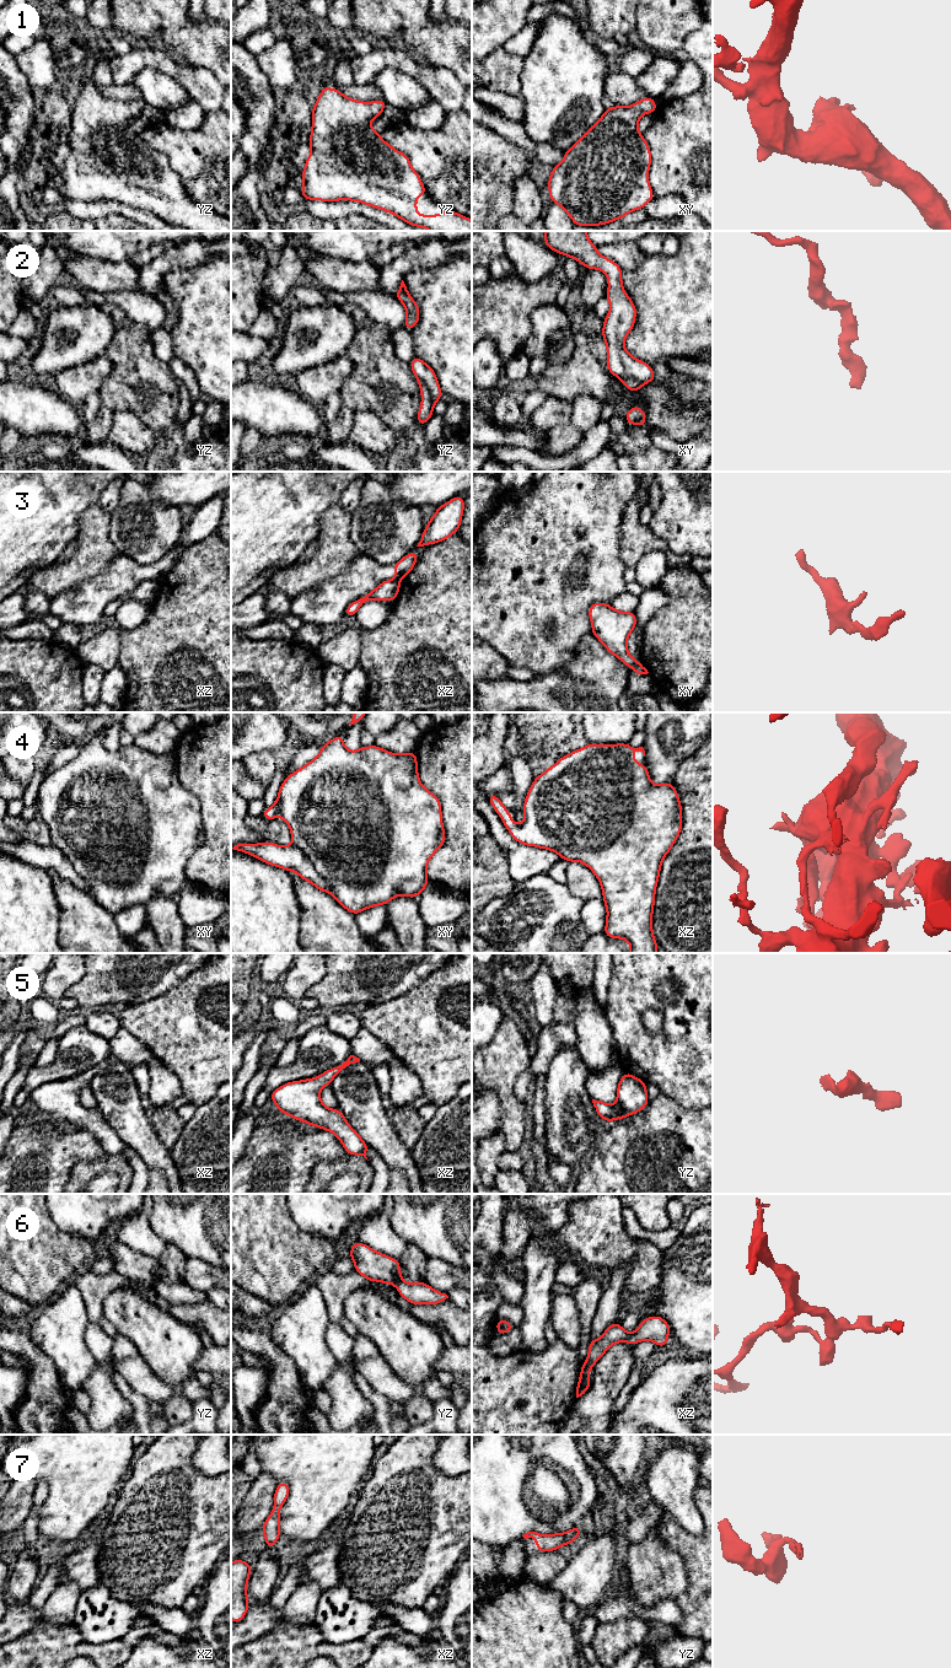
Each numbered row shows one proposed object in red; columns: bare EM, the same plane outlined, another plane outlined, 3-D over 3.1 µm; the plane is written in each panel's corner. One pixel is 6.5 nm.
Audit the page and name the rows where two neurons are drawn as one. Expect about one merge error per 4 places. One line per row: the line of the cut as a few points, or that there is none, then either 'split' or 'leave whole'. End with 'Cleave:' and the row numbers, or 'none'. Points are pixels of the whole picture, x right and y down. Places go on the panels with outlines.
1: cut none; leave whole
2: cut none; leave whole
3: cut xy (639, 662), (632, 668); split
4: cut none; leave whole
5: cut none; leave whole
6: cut yz (401, 1279), (396, 1285); split
7: cut none; leave whole
Cleave: 3, 6

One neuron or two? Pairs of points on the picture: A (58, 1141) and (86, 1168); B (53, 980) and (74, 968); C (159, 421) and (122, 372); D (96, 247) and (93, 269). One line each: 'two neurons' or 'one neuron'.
A: two neurons
B: one neuron
C: one neuron
D: two neurons

